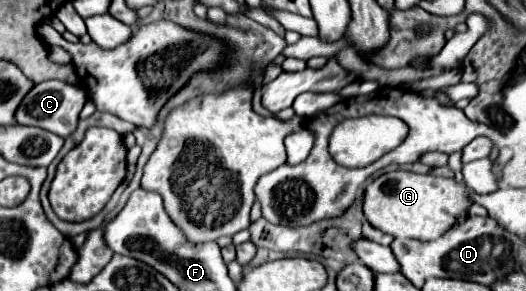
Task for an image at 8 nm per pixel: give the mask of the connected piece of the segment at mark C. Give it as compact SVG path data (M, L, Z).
M44 81L32 87L32 91L24 97L16 111L16 121L20 125L34 125L34 127L44 127L60 137L68 137L76 131L78 125L78 115L84 107L88 97L84 97L84 91L78 89L76 85L62 83L62 81Z

